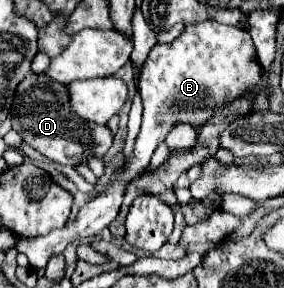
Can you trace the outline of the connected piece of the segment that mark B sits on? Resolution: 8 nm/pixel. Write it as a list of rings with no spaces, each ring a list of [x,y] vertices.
[[[207,19],[195,25],[185,25],[183,33],[165,45],[155,45],[145,61],[143,73],[139,77],[139,89],[143,99],[143,123],[141,131],[135,139],[135,149],[123,165],[113,171],[109,185],[99,195],[91,197],[77,213],[71,225],[65,229],[55,229],[49,235],[33,237],[33,239],[17,239],[17,251],[27,255],[33,269],[41,269],[47,265],[51,255],[63,253],[63,249],[83,237],[99,235],[109,223],[117,217],[125,189],[129,181],[143,175],[149,167],[153,151],[159,143],[165,141],[169,129],[175,123],[191,123],[193,127],[203,125],[213,117],[213,111],[227,101],[243,95],[251,87],[259,83],[259,63],[255,61],[255,45],[251,35],[243,29],[221,25],[215,19]]]

